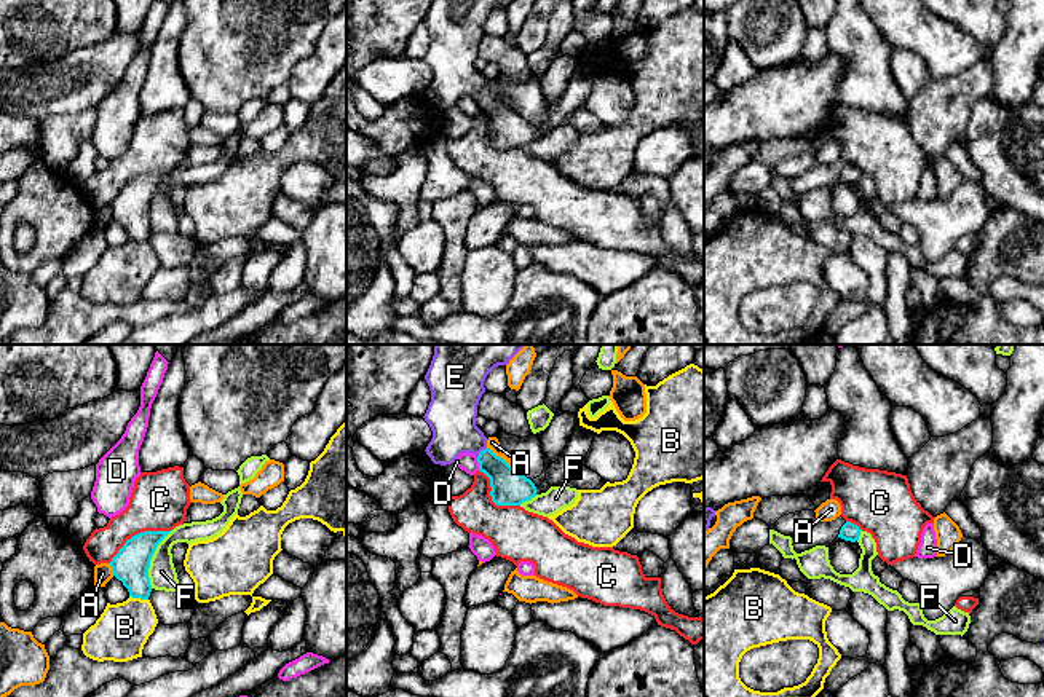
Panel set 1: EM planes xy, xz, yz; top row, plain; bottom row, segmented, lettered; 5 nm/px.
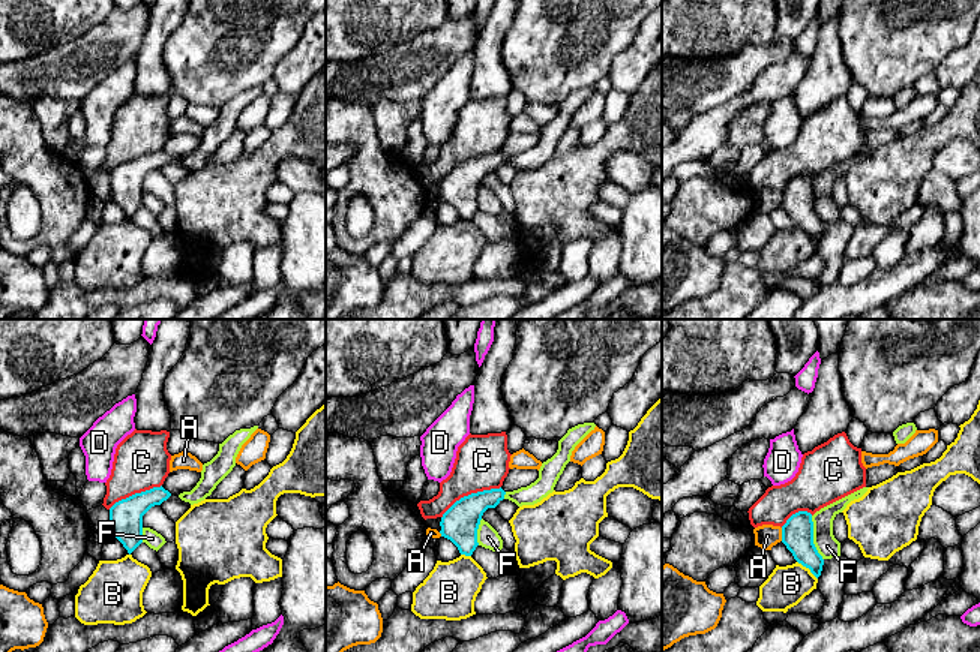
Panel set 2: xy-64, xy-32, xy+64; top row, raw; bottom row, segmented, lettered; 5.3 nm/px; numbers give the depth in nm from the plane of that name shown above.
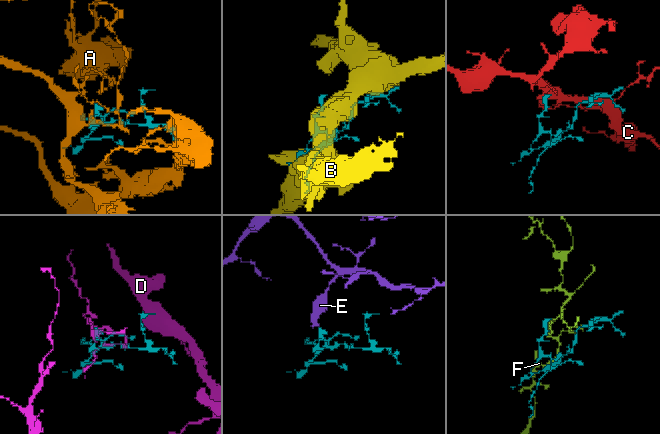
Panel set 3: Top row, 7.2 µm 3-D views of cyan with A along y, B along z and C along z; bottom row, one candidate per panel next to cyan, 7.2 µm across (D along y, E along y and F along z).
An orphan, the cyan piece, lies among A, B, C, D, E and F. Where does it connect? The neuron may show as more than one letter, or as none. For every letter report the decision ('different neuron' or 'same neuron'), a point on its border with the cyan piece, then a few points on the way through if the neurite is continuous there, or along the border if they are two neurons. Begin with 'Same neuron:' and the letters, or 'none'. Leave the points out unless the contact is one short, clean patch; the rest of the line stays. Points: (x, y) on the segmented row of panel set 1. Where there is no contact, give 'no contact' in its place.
Same neuron: E
A: different neuron; contact xz (502, 458)
B: different neuron; contact xy (139, 597)
C: different neuron; contact xy (139, 533)
D: different neuron; contact xz (478, 461)
E: same neuron; contact xz (481, 452); way xz (510, 487), (481, 452), (452, 421), (452, 412)
F: different neuron; contact xy (150, 559); border xy (173, 530), (158, 544), (150, 560), (150, 587)

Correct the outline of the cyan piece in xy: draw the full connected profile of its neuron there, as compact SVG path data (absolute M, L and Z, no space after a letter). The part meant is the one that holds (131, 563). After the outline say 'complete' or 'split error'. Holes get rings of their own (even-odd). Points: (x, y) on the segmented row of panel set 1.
M171 531L139 533L128 539L118 553L112 558L112 573L128 589L129 597L148 600L152 592L148 577L150 560L158 544L169 533Z | complete

